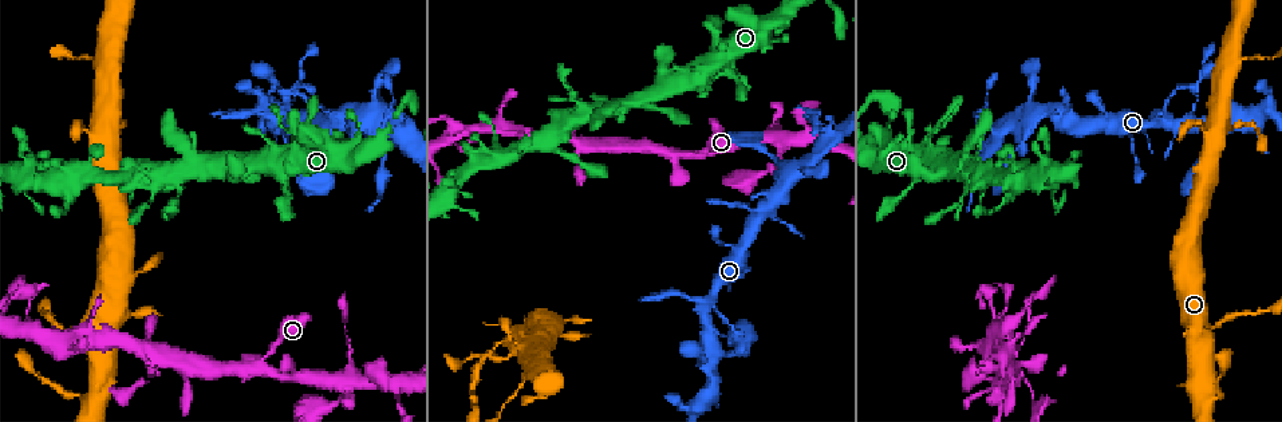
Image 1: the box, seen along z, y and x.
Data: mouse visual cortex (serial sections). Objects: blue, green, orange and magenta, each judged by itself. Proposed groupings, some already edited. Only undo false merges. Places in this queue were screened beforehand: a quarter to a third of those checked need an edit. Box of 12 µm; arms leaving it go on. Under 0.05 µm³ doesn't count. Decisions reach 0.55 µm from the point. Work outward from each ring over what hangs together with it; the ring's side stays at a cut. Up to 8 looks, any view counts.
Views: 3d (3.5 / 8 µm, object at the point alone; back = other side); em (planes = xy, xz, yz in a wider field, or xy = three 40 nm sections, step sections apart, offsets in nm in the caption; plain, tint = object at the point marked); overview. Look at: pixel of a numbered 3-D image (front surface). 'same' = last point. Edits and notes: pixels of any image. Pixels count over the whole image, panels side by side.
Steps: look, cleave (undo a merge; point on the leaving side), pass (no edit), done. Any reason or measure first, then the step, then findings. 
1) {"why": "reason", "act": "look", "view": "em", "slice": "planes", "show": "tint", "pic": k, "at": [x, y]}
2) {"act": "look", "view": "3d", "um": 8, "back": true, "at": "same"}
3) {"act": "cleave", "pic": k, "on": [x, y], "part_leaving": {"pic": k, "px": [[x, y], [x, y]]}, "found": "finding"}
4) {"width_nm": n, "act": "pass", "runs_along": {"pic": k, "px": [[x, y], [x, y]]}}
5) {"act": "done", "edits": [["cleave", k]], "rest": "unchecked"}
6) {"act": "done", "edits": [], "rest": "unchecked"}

{"why": "sudden change in width", "act": "look", "view": "3d", "um": 3.5, "pic": 1, "at": [658, 108]}

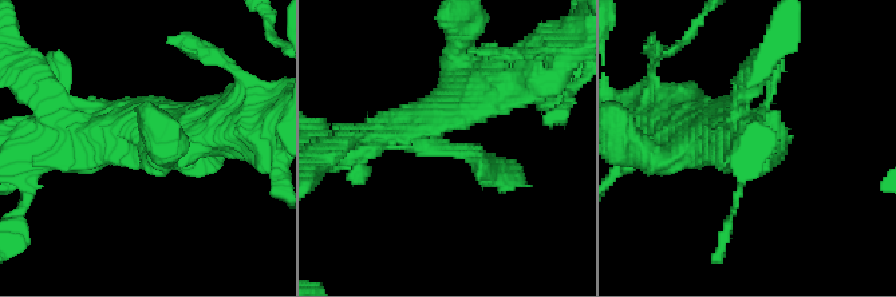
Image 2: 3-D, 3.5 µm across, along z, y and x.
{"why": "need the tissue", "act": "look", "view": "em", "slice": "xy", "step": 2, "show": "tint", "pic": 2, "at": [447, 148]}

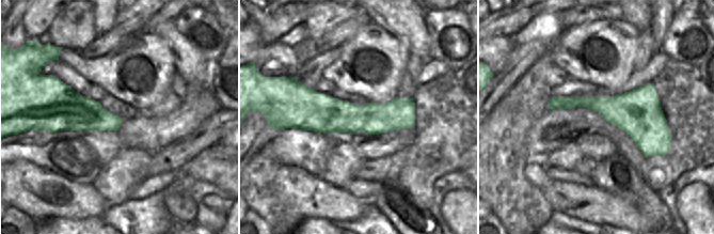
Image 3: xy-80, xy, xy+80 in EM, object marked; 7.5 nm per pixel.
{"act": "look", "view": "em", "slice": "xy", "step": 1, "show": "tint", "at": "same"}

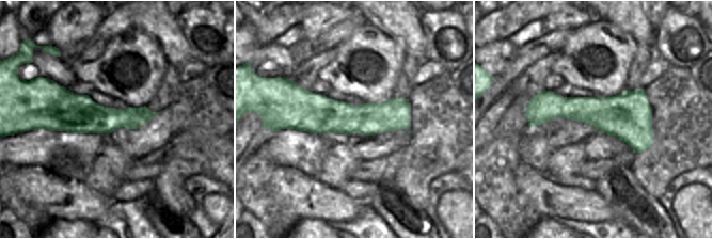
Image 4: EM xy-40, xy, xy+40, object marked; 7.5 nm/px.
{"width_nm": 280, "act": "pass", "runs_along": {"pic": 2, "px": [[450, 106], [409, 123], [524, 182]]}, "found": "one cell here"}

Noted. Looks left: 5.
{"why": "four or more arms meet", "act": "look", "view": "3d", "um": 3.5, "pic": 1, "at": [689, 155]}

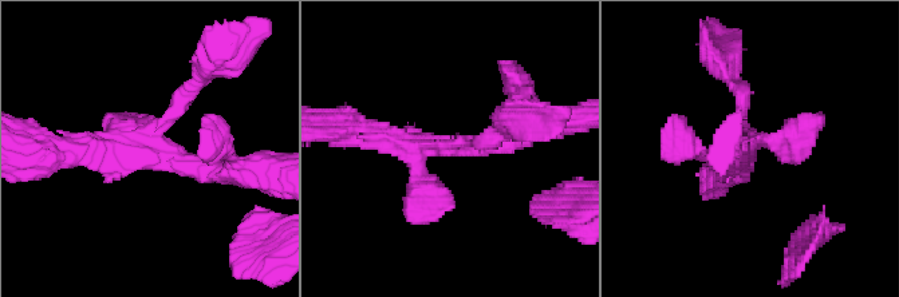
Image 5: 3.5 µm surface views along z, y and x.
{"arms": 4, "arm_widths_nm": [200, 250, 300, 350], "why": "shape alone is not enough", "act": "look", "view": "em", "slice": "xy", "step": 3, "show": "tint", "pic": 5, "at": [147, 130]}

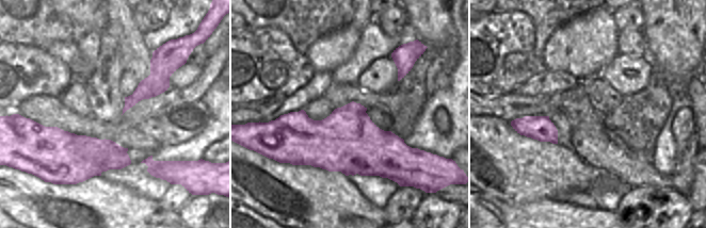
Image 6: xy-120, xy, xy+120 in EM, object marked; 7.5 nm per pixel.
{"act": "look", "view": "em", "slice": "xy", "step": 1, "show": "tint", "at": "same"}

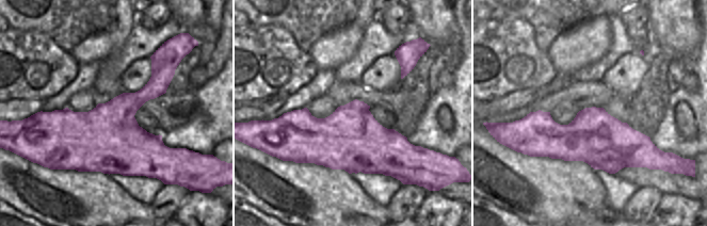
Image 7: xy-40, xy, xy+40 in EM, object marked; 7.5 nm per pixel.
{"width_nm": 480, "act": "pass", "runs_along": {"pic": 5, "px": [[211, 70], [131, 147], [62, 147]]}, "found": "continuous, no second cell"}

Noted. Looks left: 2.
{"why": "abrupt turn", "act": "look", "view": "3d", "um": 3.5, "pic": 1, "at": [346, 376]}

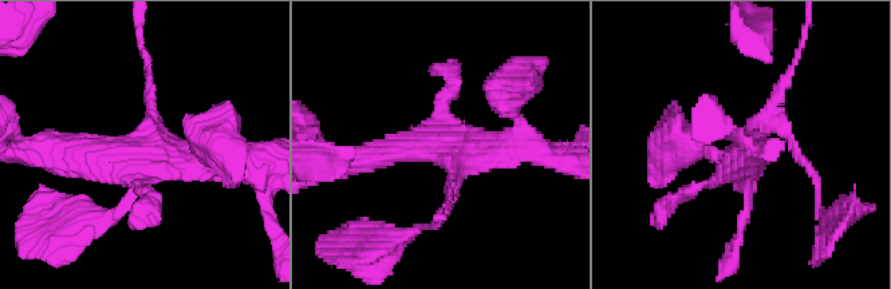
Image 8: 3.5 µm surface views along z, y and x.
{"act": "look", "view": "em", "slice": "planes", "show": "tint", "pic": 8, "at": [439, 148]}

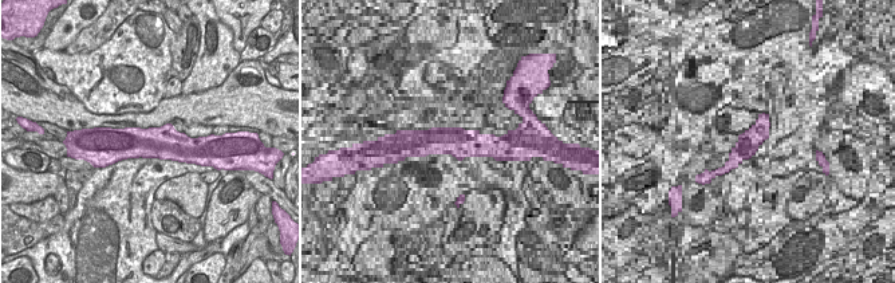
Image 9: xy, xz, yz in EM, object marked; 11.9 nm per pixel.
{"act": "pass", "runs_along": {"pic": 9, "px": [[107, 138], [118, 142], [193, 146]]}, "found": "one cell here"}

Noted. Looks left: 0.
{"act": "done", "edits": [], "rest": "unchecked"}

